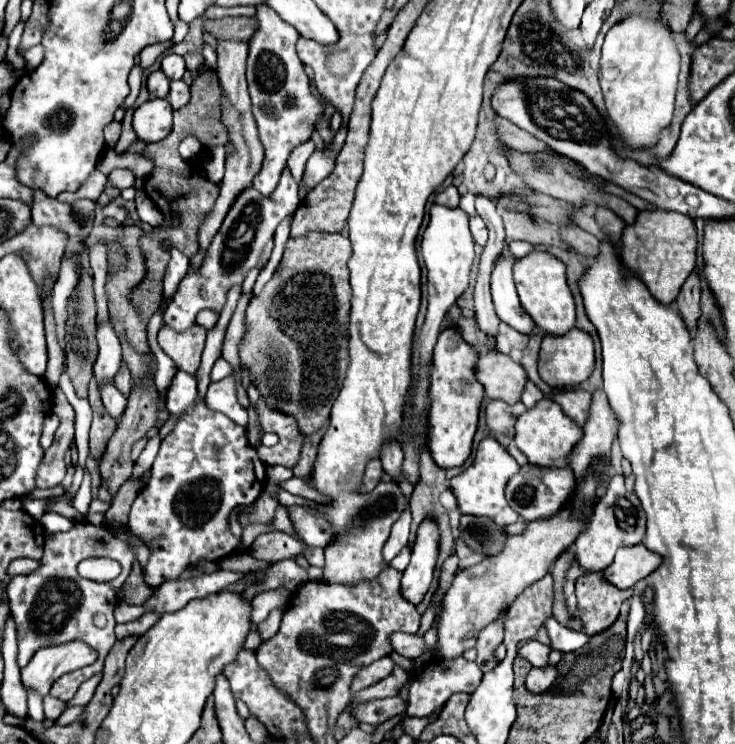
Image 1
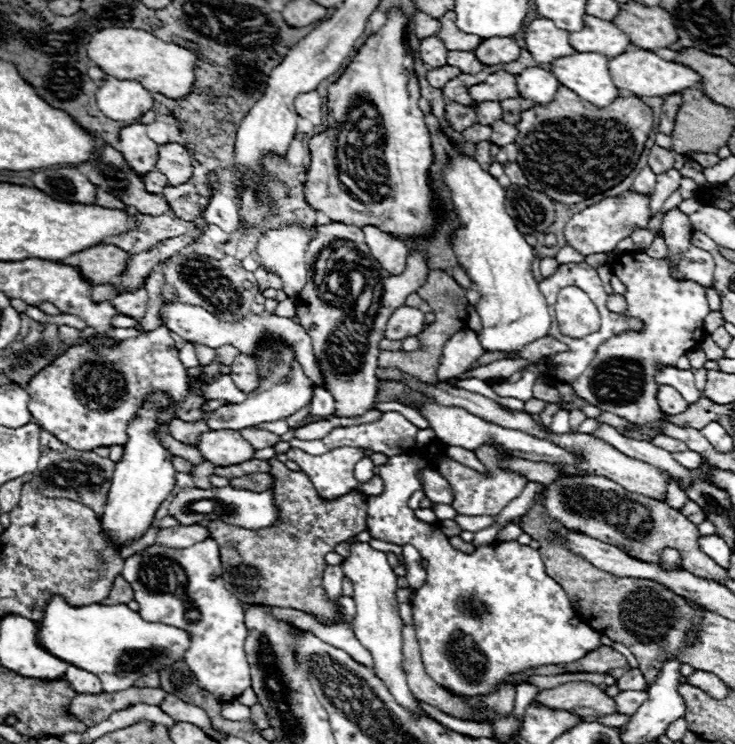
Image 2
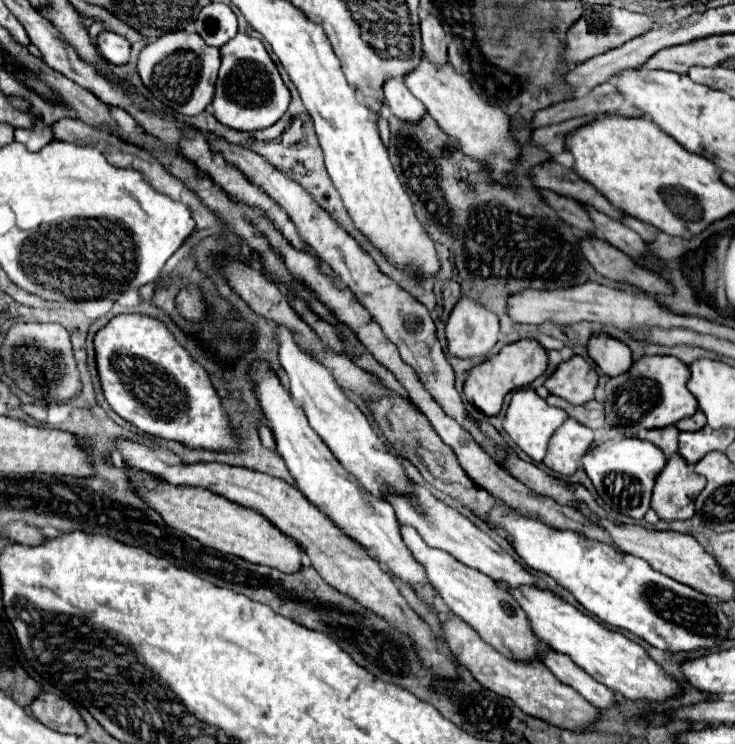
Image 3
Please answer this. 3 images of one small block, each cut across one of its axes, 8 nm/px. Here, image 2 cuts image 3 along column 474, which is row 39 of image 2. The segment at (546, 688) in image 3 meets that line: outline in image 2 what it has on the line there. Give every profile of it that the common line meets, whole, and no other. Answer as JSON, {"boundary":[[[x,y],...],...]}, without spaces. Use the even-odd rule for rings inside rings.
{"boundary":[[[626,2],[620,6],[620,14],[614,18],[614,24],[618,24],[622,32],[630,34],[632,44],[642,50],[670,48],[678,42],[670,12],[660,6],[650,8],[640,2]]]}

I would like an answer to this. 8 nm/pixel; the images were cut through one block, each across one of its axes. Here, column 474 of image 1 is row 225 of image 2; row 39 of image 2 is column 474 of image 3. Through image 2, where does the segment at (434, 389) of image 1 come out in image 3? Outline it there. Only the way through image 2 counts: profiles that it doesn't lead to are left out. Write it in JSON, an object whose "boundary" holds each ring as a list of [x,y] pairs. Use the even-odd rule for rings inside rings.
{"boundary":[[[532,338],[518,340],[514,344],[508,344],[500,350],[500,354],[492,356],[484,364],[470,370],[470,376],[464,382],[464,396],[468,402],[478,406],[486,416],[496,416],[502,408],[504,396],[516,388],[522,388],[530,382],[534,382],[538,376],[542,376],[548,368],[548,354],[546,350]]]}

